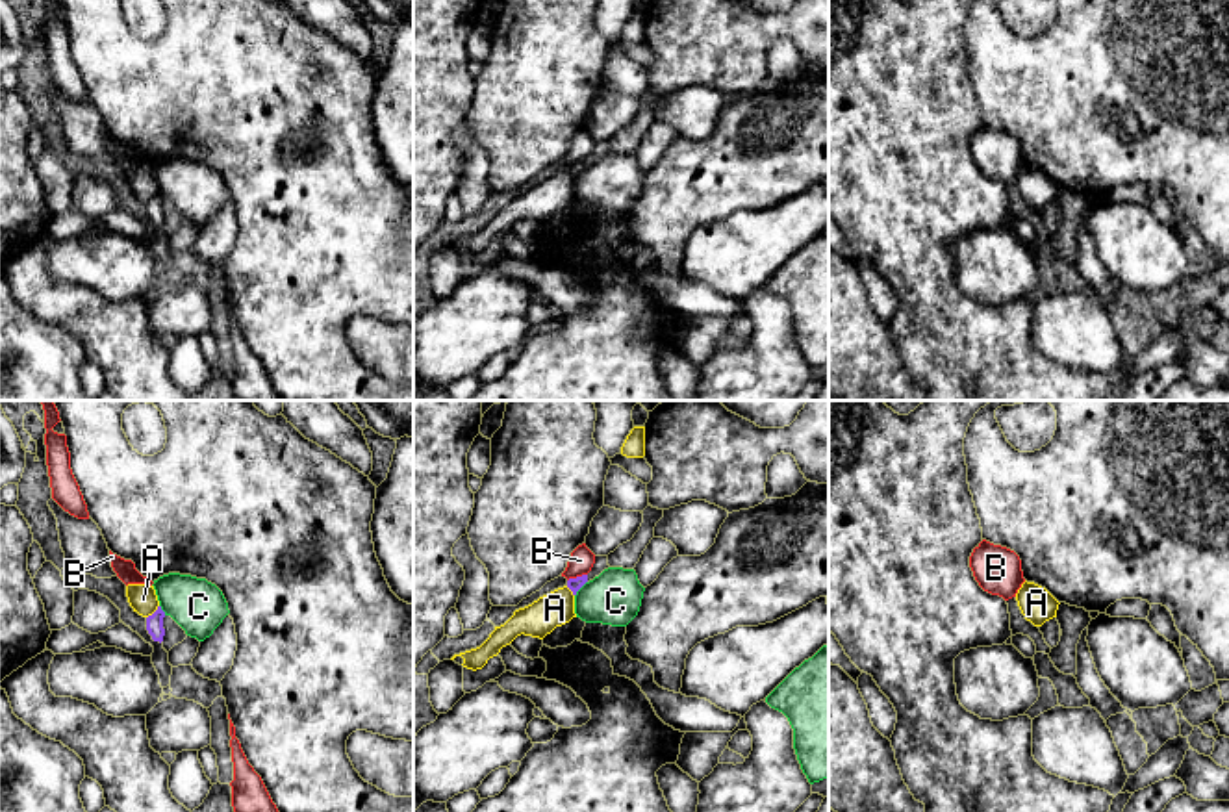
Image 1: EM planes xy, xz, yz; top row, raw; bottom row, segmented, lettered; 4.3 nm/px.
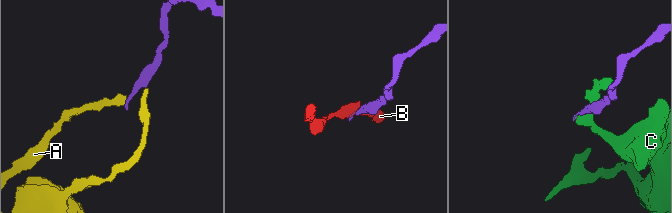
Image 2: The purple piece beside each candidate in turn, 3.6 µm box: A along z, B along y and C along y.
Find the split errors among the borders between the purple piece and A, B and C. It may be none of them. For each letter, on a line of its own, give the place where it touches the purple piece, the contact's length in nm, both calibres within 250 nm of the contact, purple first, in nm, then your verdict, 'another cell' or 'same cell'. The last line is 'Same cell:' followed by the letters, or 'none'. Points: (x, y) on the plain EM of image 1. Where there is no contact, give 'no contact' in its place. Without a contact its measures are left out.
A: xy (154, 197) | 80 nm | 80/120 nm | another cell
B: xz (577, 162) | 90 nm | 60/110 nm | another cell
C: xz (581, 171) | 90 nm | 60/240 nm | another cell
Same cell: none

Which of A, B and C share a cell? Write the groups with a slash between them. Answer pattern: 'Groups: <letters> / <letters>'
Groups: A / B / C

